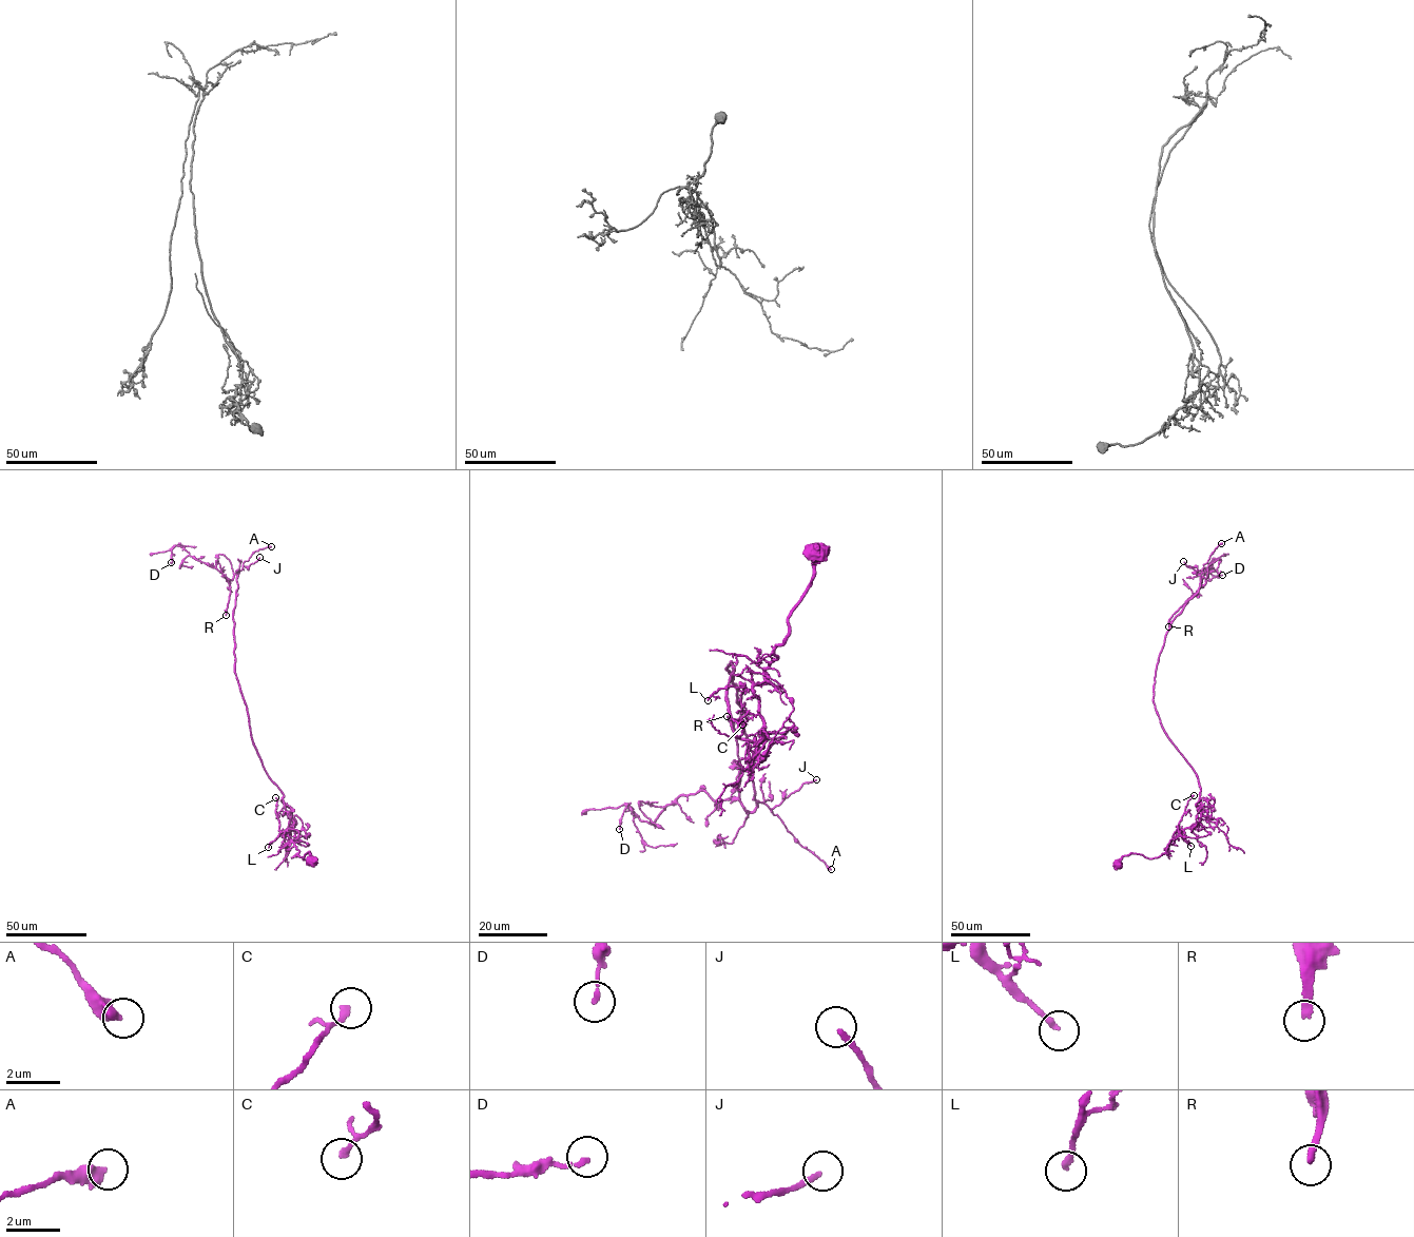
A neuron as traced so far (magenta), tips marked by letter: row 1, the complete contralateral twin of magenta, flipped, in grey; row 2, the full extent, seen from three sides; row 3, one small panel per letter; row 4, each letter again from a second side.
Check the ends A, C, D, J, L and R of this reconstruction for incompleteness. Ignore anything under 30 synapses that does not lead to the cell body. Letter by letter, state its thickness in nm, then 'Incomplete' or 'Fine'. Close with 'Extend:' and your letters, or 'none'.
A: Thickness 500 nm. Fine
C: Thickness 240 nm. Fine
D: Thickness 170 nm. Fine
J: Thickness 220 nm. Incomplete
L: Thickness 200 nm. Fine
R: Thickness 280 nm. Incomplete
Extend: J, R

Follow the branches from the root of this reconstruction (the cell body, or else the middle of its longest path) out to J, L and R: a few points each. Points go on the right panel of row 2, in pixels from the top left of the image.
J: (1117, 864), (1157, 857), (1200, 819), (1197, 776), (1154, 701), (1165, 635), (1200, 586), (1183, 561)
L: (1117, 864), (1121, 857), (1130, 853), (1157, 857), (1165, 852), (1178, 829), (1190, 846)
R: (1117, 864), (1157, 857), (1200, 819), (1198, 777), (1154, 696), (1165, 635), (1203, 577), (1168, 626)

